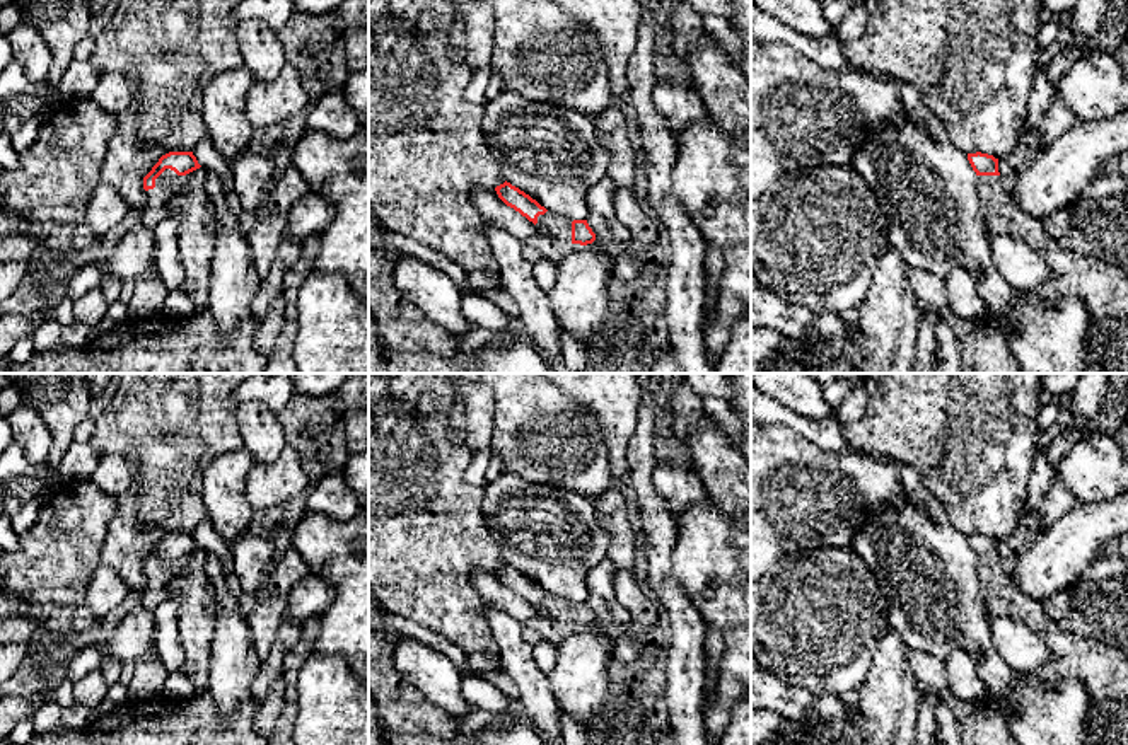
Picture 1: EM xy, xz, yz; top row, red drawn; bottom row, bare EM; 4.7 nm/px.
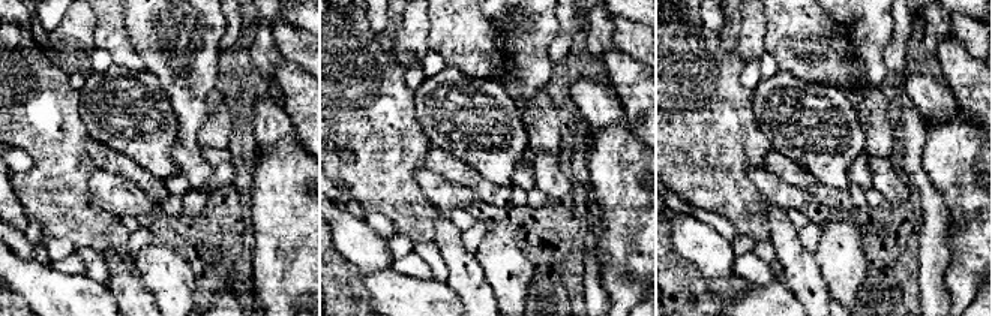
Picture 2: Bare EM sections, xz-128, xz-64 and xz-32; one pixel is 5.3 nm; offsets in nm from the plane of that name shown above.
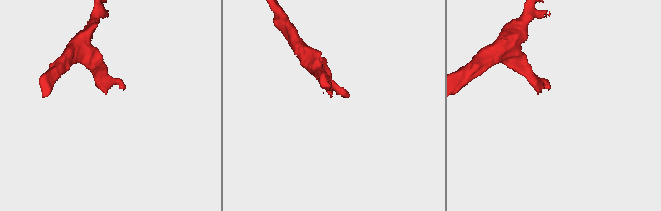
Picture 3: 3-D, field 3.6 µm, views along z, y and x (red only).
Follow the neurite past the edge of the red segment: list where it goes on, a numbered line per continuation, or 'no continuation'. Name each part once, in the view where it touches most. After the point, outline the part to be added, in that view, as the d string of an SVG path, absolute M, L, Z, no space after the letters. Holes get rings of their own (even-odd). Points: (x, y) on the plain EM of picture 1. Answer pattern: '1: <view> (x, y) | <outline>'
1: xy (156, 590) | M166 551L157 561L155 569L145 573L147 585L140 595L142 607L155 610L162 602L171 598L169 580L183 569L183 557Z

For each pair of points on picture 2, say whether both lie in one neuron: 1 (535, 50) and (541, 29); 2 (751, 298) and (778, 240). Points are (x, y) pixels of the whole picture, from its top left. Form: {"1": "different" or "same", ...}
{"1": "same", "2": "different"}

